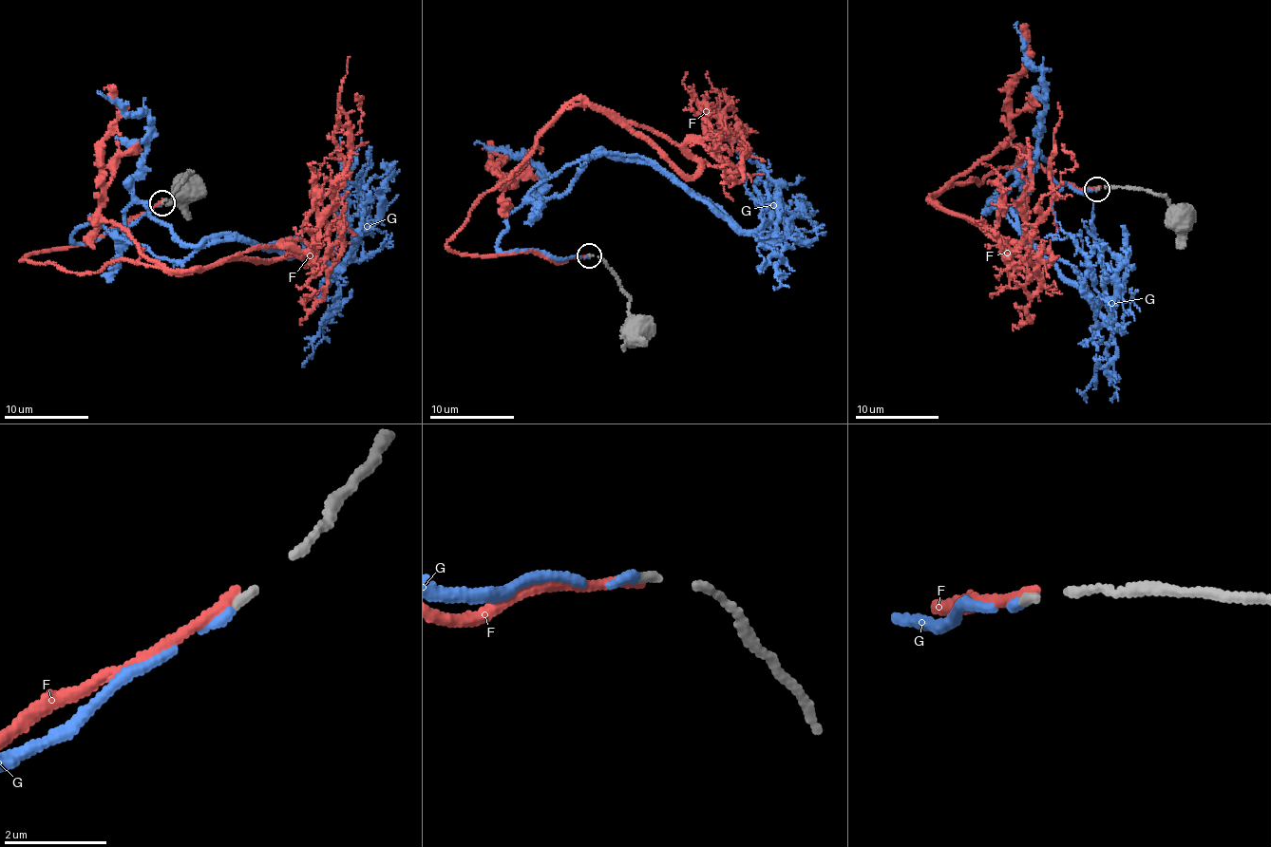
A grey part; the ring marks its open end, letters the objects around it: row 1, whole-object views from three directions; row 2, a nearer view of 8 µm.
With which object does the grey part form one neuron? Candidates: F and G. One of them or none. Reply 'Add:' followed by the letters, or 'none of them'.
Add: G

